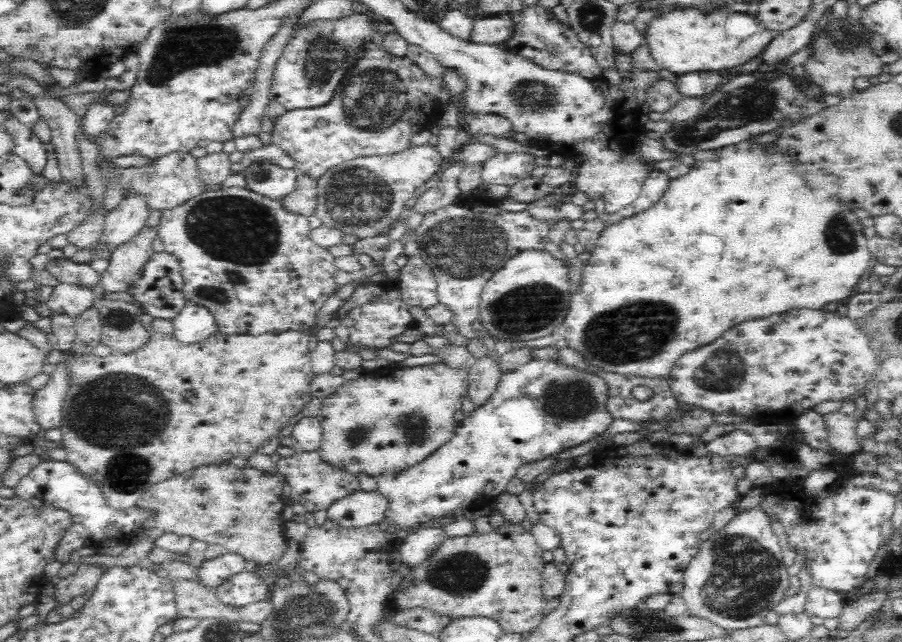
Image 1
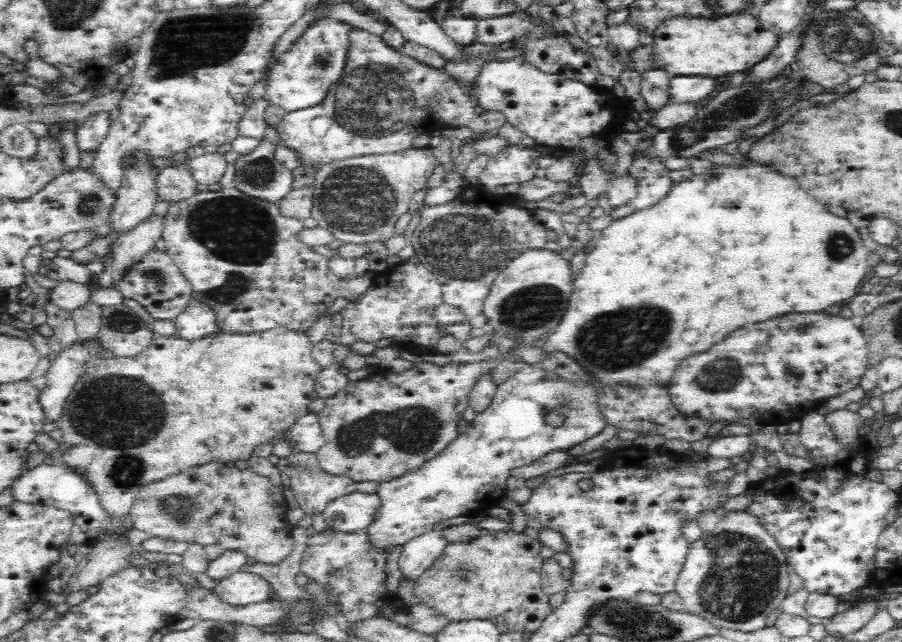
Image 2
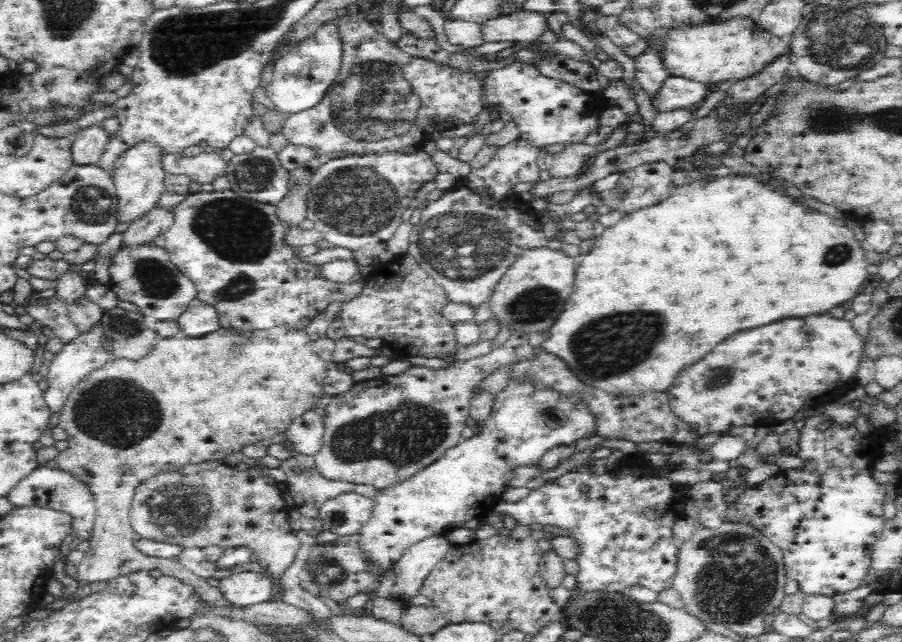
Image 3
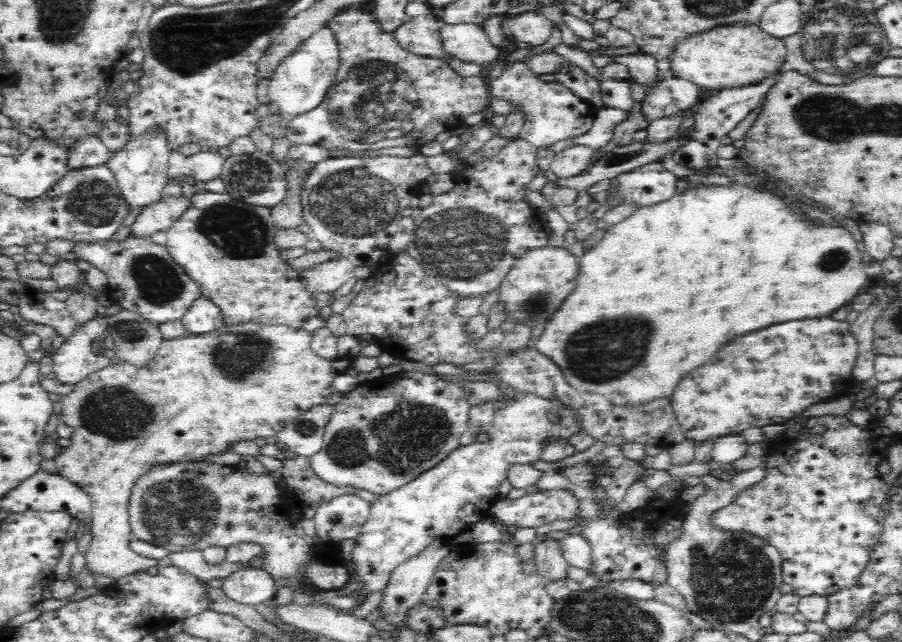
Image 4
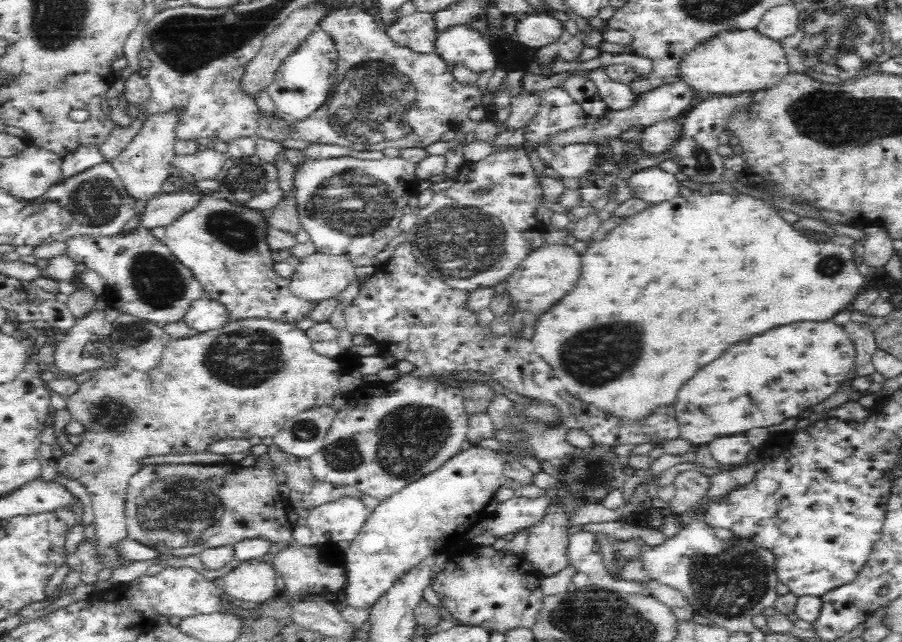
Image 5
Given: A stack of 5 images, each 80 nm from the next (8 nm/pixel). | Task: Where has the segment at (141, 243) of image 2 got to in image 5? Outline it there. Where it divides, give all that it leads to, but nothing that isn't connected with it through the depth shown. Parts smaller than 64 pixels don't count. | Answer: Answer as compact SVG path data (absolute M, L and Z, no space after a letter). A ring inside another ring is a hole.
M190 189L161 193L146 203L138 228L146 229L148 232L154 228L167 228L176 218L192 210L200 195L202 193Z

